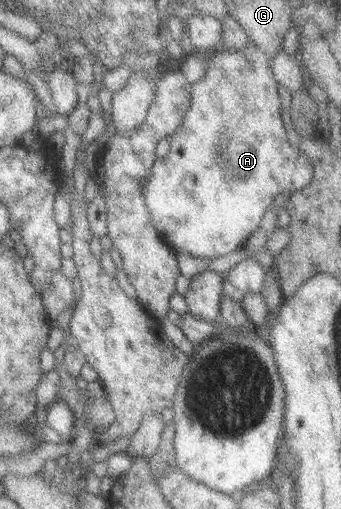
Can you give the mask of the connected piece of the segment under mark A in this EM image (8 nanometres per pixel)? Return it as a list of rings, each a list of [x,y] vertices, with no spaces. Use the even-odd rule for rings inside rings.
[[[248,45],[244,50],[226,50],[209,54],[210,58],[206,58],[205,62],[207,70],[197,82],[191,83],[190,103],[189,108],[183,113],[182,119],[173,132],[167,139],[169,141],[169,151],[163,158],[156,158],[151,166],[149,176],[144,182],[143,186],[143,201],[145,207],[149,211],[150,225],[158,232],[164,239],[164,242],[175,252],[181,254],[188,254],[193,258],[200,258],[201,260],[211,260],[216,257],[223,257],[229,252],[238,250],[246,238],[253,232],[258,232],[258,224],[262,220],[263,215],[271,207],[271,202],[277,194],[289,190],[290,192],[299,191],[309,184],[313,169],[311,169],[311,161],[309,158],[299,151],[299,148],[291,148],[289,145],[285,129],[283,129],[283,122],[281,121],[281,106],[278,97],[276,80],[271,76],[271,69],[269,68],[269,58],[262,52],[256,49],[256,46],[250,47]],[[205,176],[213,176],[217,178],[213,184],[205,184]]]

